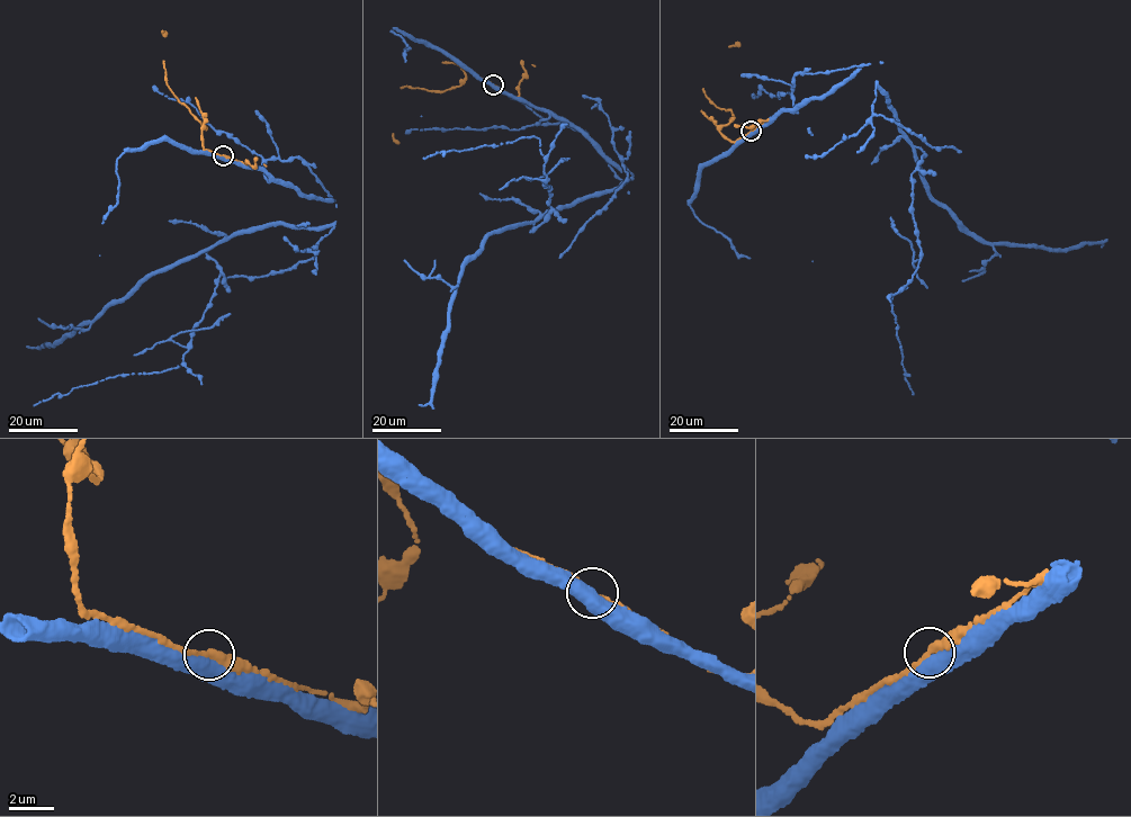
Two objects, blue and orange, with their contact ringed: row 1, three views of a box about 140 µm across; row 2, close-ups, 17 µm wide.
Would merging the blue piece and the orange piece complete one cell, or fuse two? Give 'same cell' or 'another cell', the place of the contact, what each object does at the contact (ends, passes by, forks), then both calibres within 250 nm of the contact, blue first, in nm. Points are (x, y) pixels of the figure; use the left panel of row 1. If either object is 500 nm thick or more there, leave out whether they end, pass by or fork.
same cell | (223, 155) | blue passes by | orange passes by | 440/280 nm

